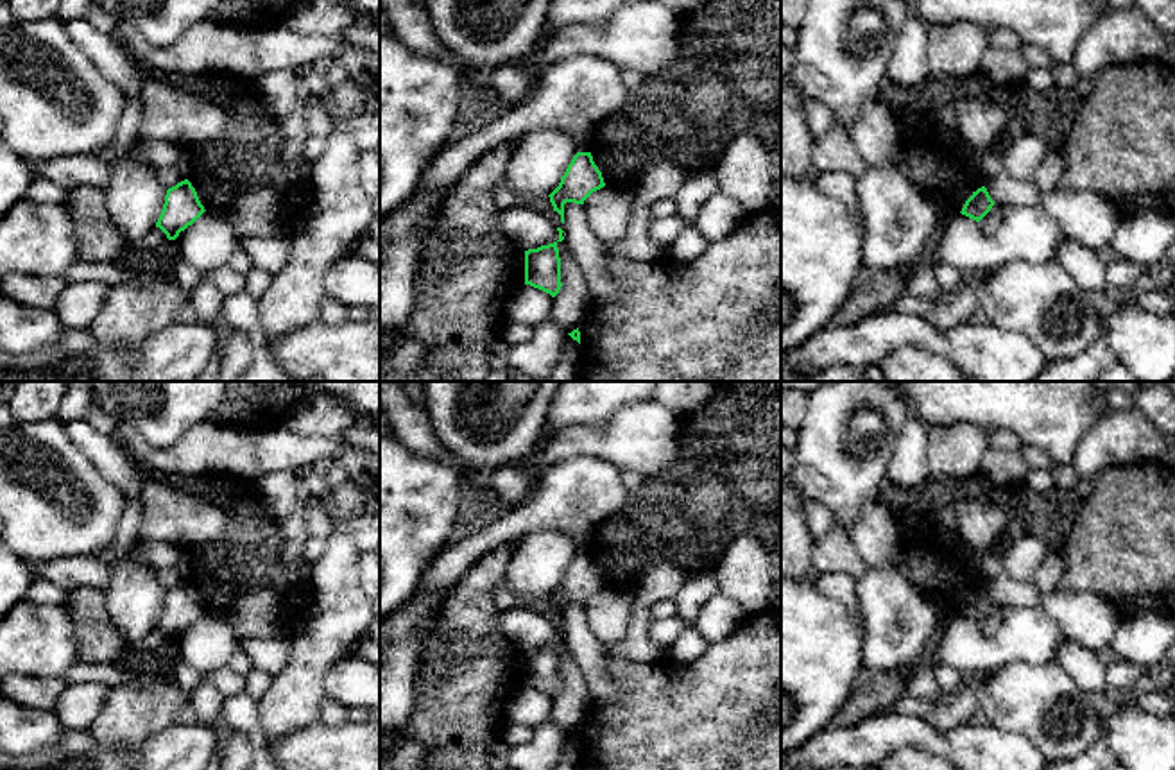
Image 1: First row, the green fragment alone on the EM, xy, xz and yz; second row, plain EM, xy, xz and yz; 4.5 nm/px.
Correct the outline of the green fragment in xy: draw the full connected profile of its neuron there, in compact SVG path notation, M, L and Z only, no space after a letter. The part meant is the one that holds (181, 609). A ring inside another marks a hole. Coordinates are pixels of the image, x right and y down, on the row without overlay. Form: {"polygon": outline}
{"polygon": "M184 580L167 591L156 629L159 629L168 641L176 641L179 634L192 627L204 612L195 589Z"}

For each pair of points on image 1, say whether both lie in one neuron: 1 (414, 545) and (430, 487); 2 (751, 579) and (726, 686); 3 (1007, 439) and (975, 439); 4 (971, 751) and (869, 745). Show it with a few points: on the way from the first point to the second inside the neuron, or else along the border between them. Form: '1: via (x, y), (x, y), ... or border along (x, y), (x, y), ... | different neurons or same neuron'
1: via (414, 530), (420, 518), (420, 502) | same neuron
2: border along (762, 611), (746, 616) | different neurons
3: border along (987, 434), (989, 446) | different neurons
4: via (946, 744), (926, 736), (894, 736) | same neuron

